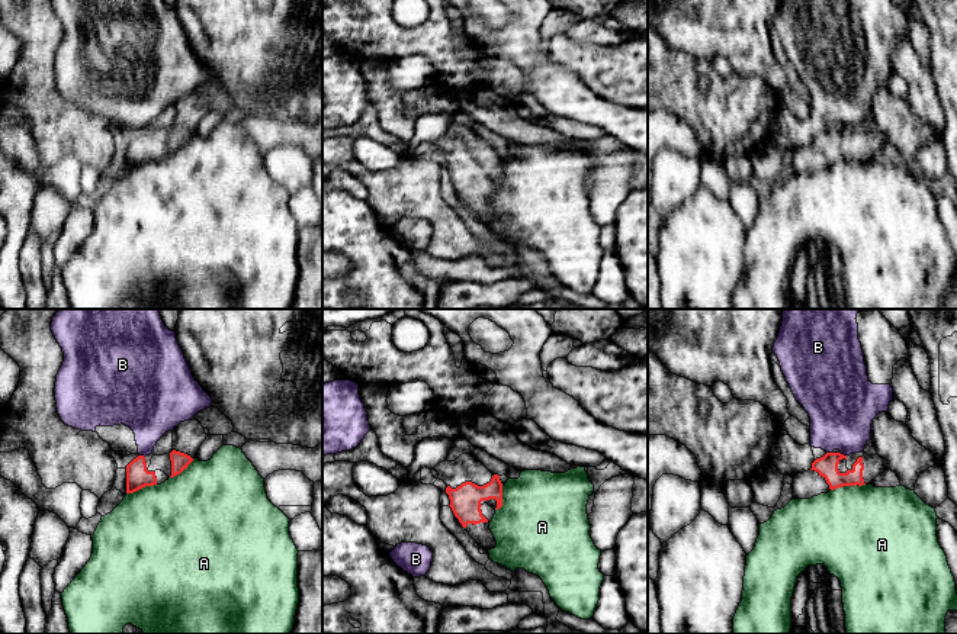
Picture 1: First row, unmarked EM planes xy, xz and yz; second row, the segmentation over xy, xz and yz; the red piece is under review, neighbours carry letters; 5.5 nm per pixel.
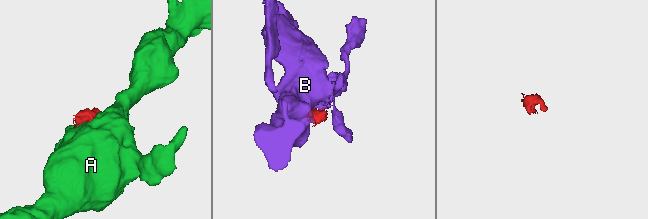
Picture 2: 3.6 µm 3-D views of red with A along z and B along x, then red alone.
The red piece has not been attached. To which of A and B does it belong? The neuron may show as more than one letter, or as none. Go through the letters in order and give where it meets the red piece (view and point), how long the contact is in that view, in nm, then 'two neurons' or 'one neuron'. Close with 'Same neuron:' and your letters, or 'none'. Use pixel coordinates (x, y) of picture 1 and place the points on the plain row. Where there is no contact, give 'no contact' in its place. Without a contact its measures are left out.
A: contact yz (847, 160); length 200 nm; two neurons
B: contact yz (843, 129); length 40 nm; two neurons
Same neuron: none

